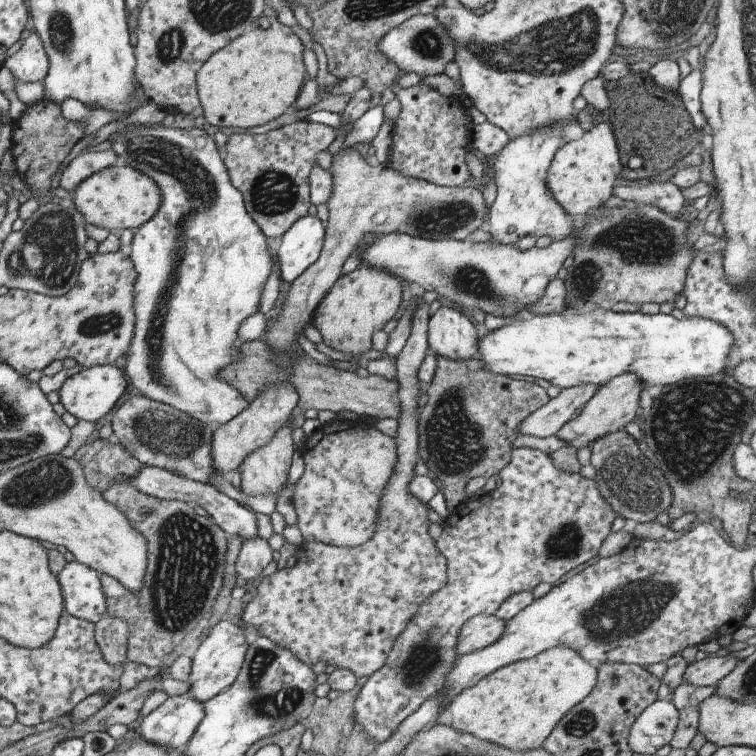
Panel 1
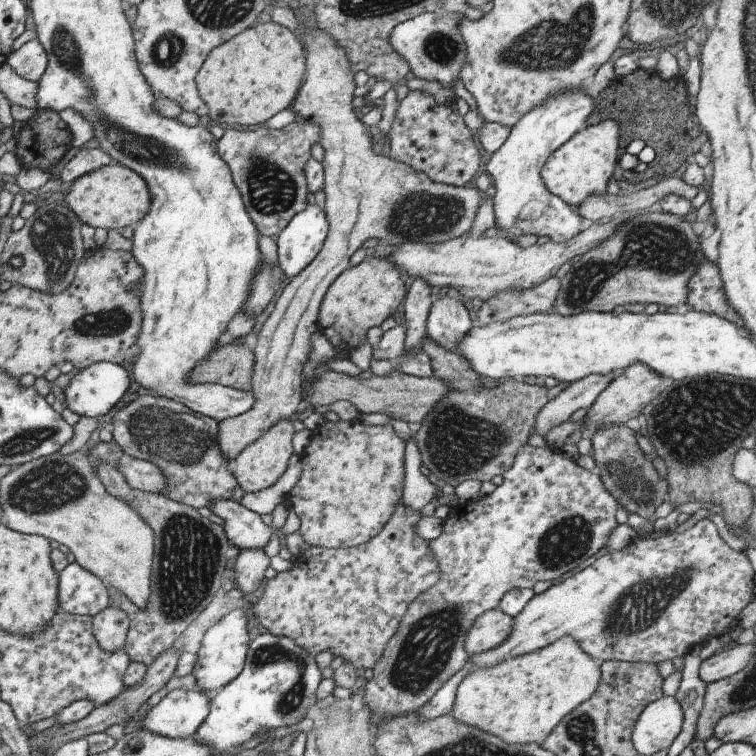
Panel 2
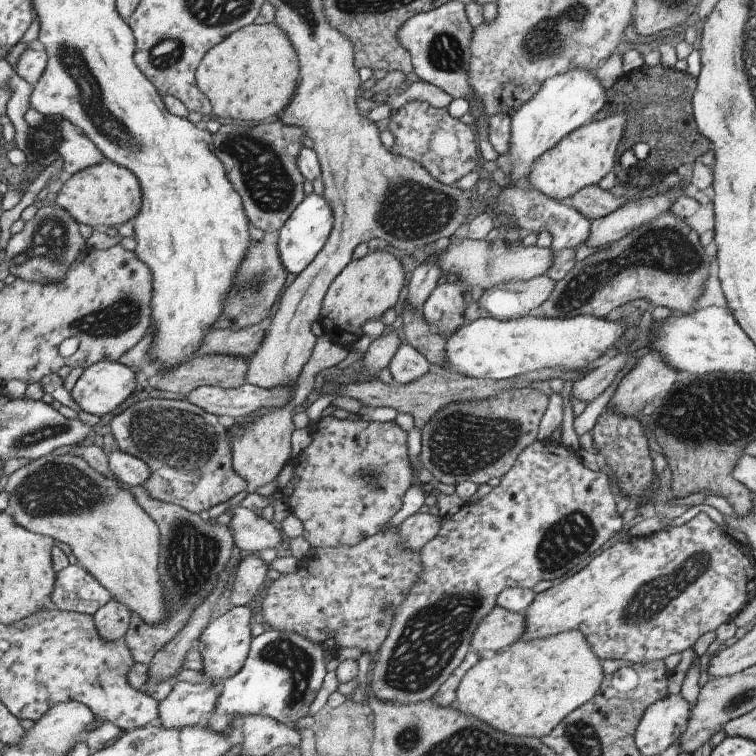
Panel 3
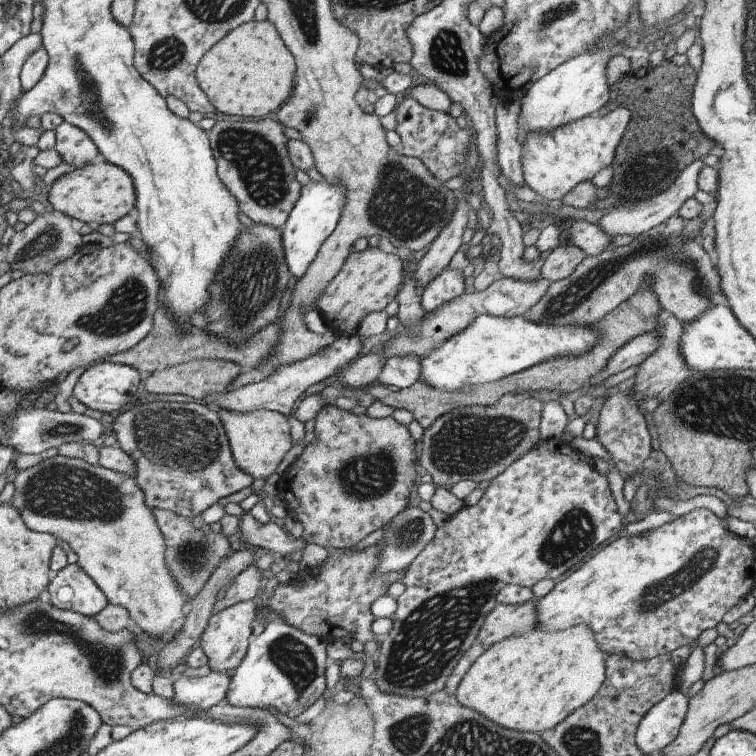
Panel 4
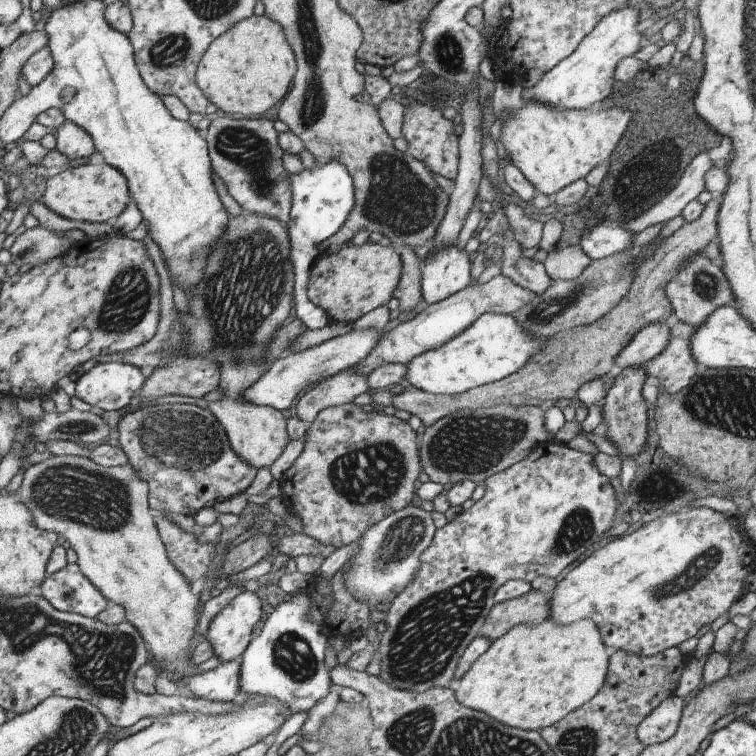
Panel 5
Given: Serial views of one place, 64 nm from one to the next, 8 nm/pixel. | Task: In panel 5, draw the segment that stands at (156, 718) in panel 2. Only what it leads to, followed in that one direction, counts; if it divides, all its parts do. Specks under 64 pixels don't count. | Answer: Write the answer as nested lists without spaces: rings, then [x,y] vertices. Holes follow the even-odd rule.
[[[239,658],[219,664],[213,670],[175,680],[179,692],[207,702],[239,699]]]

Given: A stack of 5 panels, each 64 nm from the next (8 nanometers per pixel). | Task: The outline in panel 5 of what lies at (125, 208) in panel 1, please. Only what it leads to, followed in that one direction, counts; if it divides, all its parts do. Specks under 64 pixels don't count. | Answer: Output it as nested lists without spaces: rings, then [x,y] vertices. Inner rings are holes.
[[[83,163],[60,171],[47,179],[39,202],[63,218],[81,222],[110,222],[127,208],[131,200],[125,176],[108,164]]]

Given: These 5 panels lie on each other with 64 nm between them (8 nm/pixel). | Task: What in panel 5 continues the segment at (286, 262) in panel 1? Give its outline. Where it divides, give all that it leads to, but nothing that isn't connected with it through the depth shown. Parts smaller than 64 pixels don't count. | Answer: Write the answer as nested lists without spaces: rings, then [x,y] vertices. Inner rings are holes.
[[[329,160],[325,164],[313,161],[311,168],[303,167],[299,174],[287,173],[287,186],[291,194],[291,206],[284,229],[289,238],[289,262],[293,266],[295,316],[307,329],[319,329],[328,323],[328,319],[323,309],[311,304],[307,298],[309,269],[319,255],[315,246],[333,236],[343,226],[353,206],[353,182],[341,162]]]

